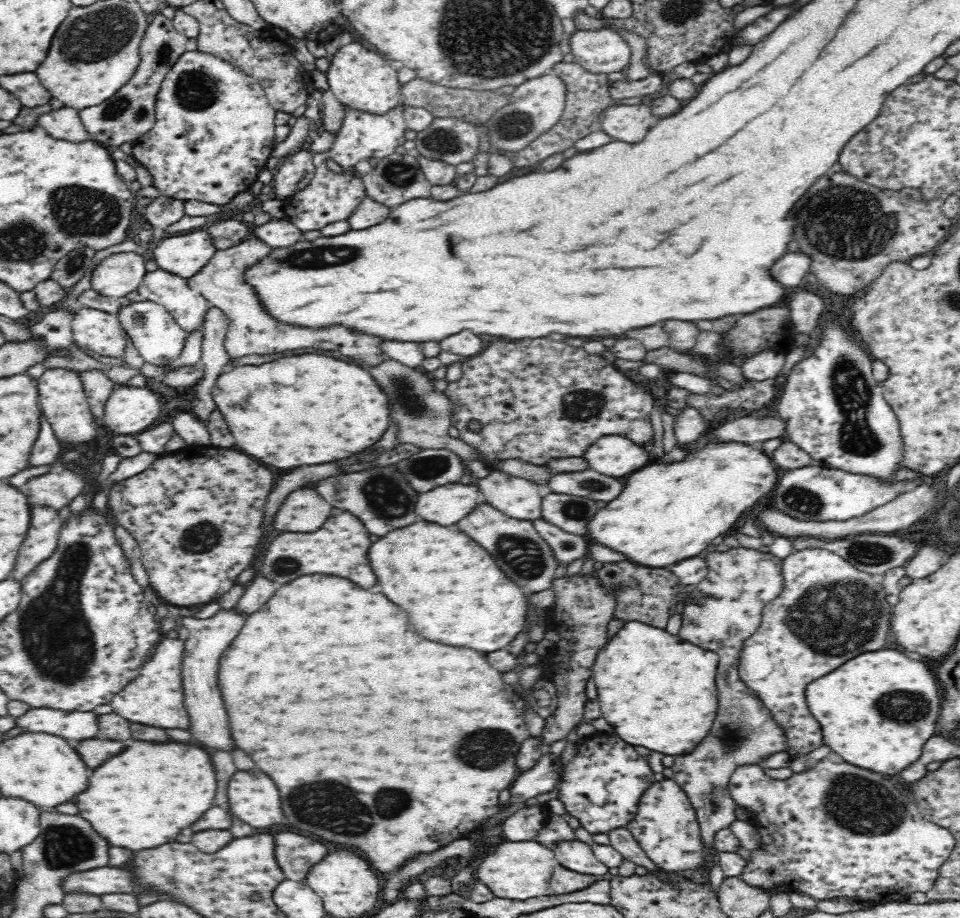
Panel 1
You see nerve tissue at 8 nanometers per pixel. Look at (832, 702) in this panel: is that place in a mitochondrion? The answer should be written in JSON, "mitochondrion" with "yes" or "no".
{"mitochondrion":"no"}

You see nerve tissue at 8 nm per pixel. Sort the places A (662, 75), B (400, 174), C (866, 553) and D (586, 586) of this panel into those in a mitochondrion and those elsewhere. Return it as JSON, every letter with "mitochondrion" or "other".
{"A":"other","B":"mitochondrion","C":"mitochondrion","D":"other"}

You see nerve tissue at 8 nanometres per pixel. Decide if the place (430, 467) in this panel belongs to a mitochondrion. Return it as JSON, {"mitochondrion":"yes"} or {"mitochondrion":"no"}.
{"mitochondrion":"yes"}

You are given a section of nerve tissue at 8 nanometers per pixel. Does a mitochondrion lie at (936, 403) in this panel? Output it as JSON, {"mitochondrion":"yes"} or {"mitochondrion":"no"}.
{"mitochondrion":"no"}

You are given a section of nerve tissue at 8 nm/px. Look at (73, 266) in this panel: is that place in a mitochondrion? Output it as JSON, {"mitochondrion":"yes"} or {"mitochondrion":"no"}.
{"mitochondrion":"yes"}

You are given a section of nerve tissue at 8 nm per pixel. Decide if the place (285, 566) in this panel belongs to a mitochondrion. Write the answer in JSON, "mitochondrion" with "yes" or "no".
{"mitochondrion":"yes"}

